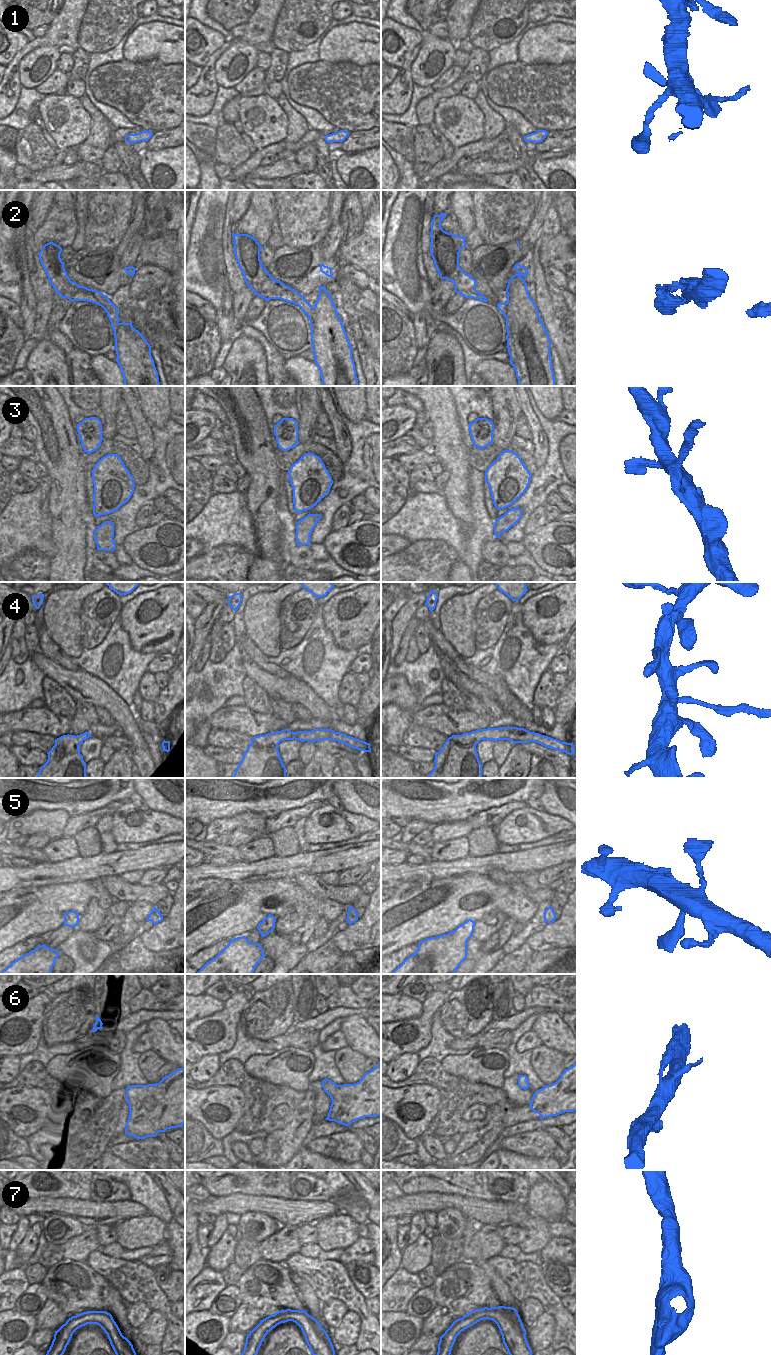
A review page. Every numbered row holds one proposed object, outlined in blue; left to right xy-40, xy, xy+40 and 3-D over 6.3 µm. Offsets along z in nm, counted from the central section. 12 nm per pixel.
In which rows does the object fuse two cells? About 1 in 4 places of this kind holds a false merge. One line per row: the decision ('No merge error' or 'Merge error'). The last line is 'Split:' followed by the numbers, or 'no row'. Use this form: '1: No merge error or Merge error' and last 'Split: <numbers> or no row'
1: No merge error
2: Merge error
3: No merge error
4: Merge error
5: No merge error
6: No merge error
7: No merge error
Split: 2, 4

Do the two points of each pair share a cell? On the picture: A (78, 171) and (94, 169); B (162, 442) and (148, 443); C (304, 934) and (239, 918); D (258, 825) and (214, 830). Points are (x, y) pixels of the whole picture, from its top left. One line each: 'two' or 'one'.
A: two
B: two
C: two
D: one

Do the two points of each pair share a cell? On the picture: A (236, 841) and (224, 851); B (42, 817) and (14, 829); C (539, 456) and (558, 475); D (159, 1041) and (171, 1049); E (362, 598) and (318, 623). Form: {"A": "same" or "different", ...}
{"A": "different", "B": "same", "C": "different", "D": "same", "E": "different"}

